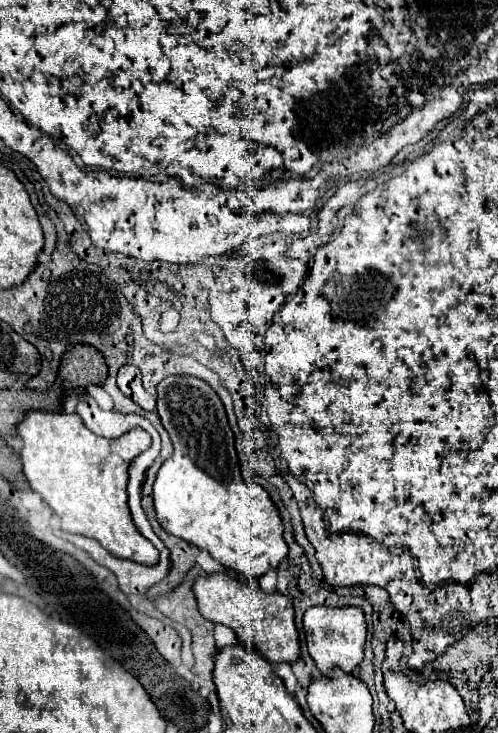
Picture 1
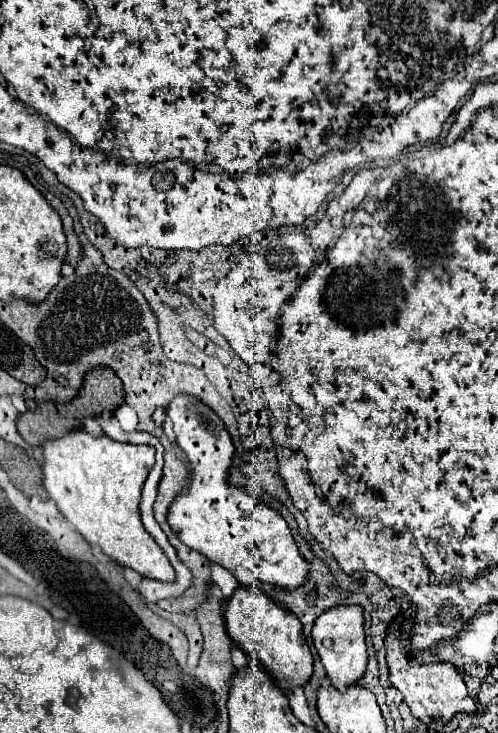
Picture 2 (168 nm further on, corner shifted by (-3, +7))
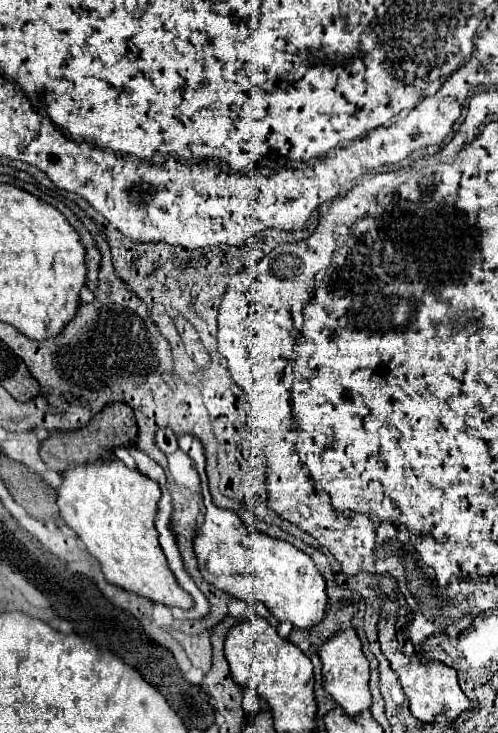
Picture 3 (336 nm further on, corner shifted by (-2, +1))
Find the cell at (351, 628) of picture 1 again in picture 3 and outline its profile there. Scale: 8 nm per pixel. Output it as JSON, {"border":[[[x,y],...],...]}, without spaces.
{"border":[[[356,629],[338,631],[330,639],[324,641],[320,647],[320,659],[322,659],[322,675],[324,675],[324,689],[334,697],[334,701],[350,715],[356,717],[364,709],[370,707],[370,691],[368,691],[368,659],[362,653],[362,643],[358,639]]]}

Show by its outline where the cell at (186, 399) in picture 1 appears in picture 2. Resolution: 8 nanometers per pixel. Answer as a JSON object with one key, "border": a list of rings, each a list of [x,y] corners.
{"border":[[[179,395],[167,409],[177,441],[191,467],[191,483],[169,507],[169,525],[175,535],[209,561],[225,567],[243,587],[271,583],[295,591],[307,583],[309,563],[301,557],[283,517],[255,499],[247,489],[227,485],[227,469],[233,457],[231,437],[219,417],[195,397]]]}

